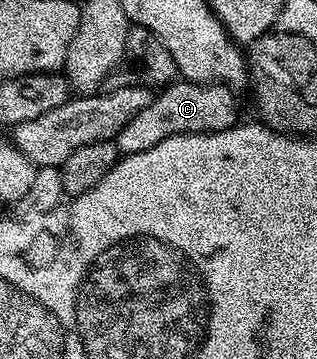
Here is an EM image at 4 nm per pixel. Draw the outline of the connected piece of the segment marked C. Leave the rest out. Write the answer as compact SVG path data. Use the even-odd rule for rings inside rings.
M174 81L172 84L158 89L153 95L151 104L143 108L143 112L127 120L115 139L118 155L147 152L147 148L155 148L159 140L167 140L180 134L210 134L223 132L227 128L238 125L237 98L230 87L203 82Z

